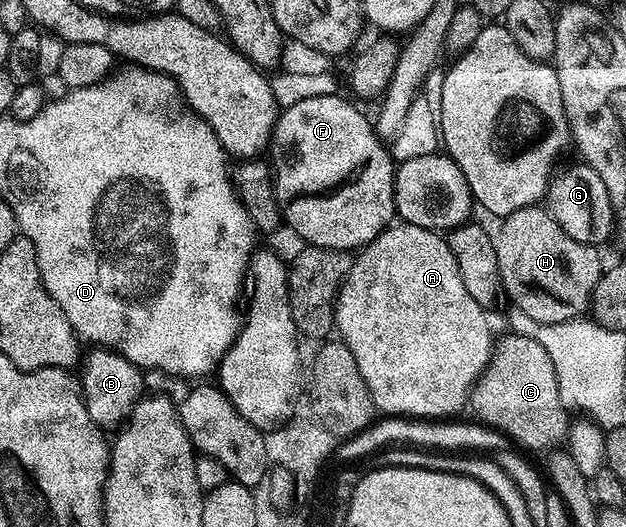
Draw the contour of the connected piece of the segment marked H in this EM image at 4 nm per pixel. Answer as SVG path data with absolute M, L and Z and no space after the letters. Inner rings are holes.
M541 205L525 206L512 212L497 223L498 230L493 231L496 248L496 264L502 277L502 289L505 297L514 301L513 305L524 316L532 316L540 324L560 324L573 318L581 318L589 311L590 297L604 273L599 247L589 246L580 240L572 240L560 224L550 215L550 211Z

